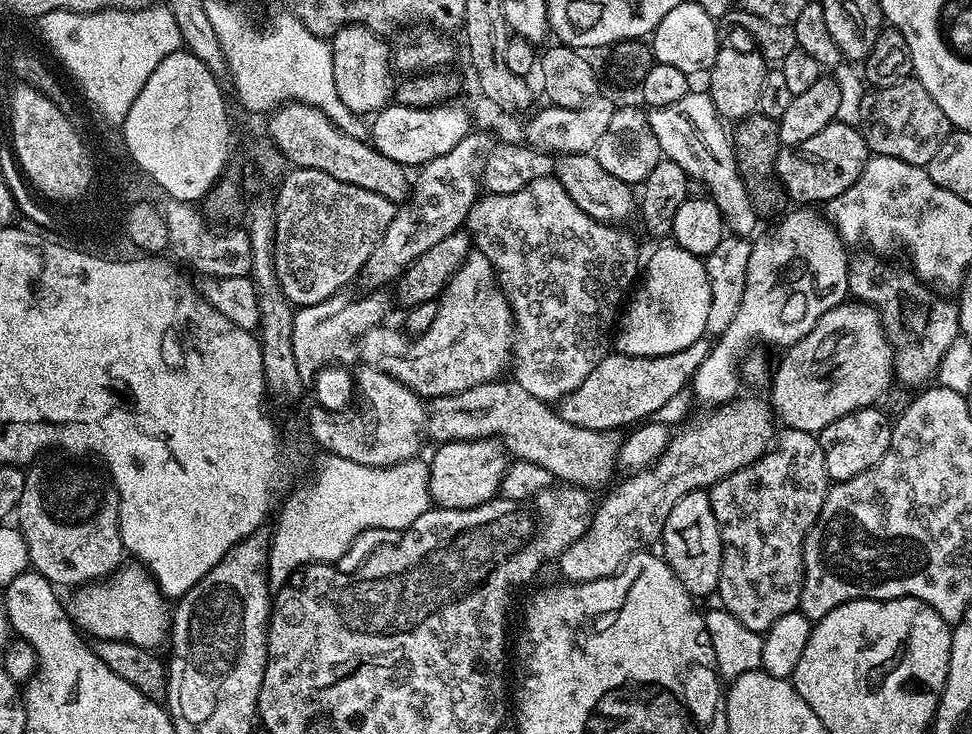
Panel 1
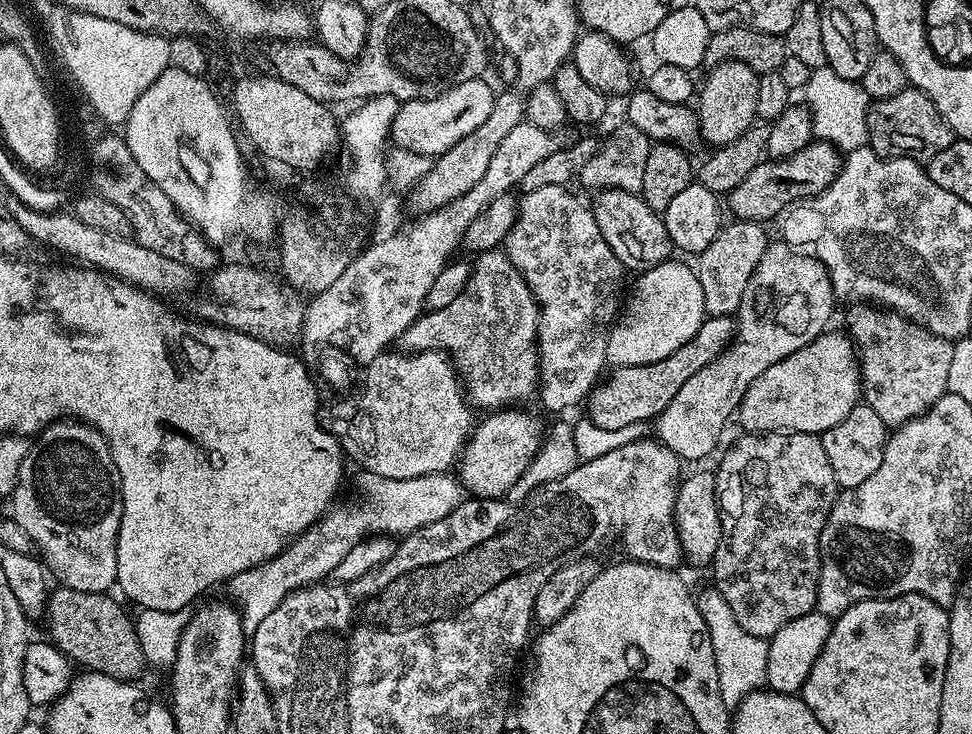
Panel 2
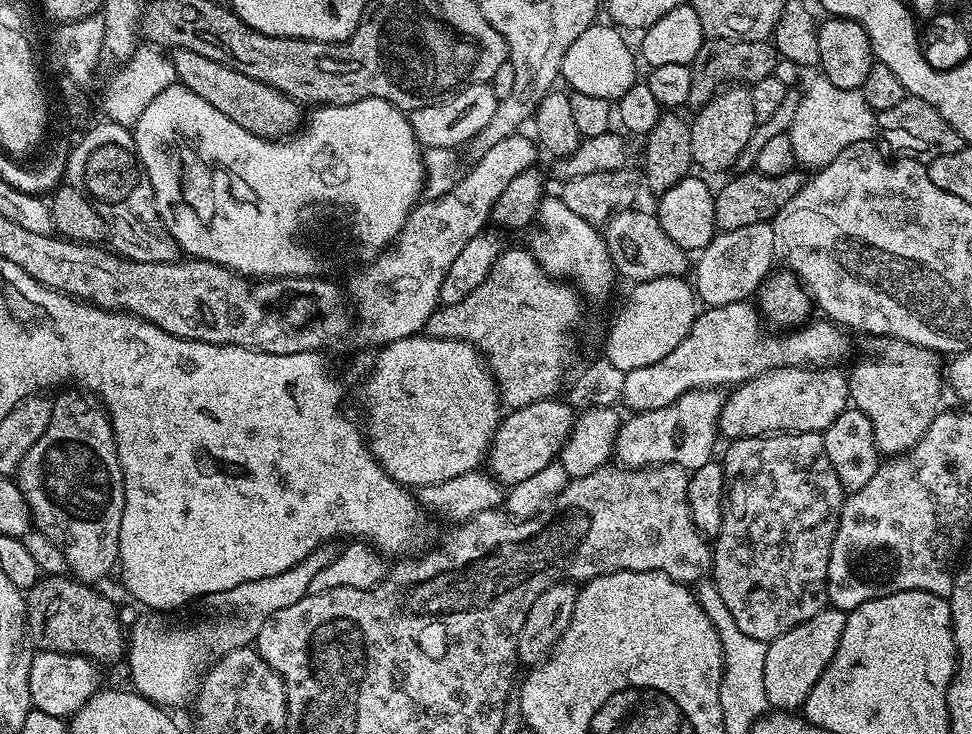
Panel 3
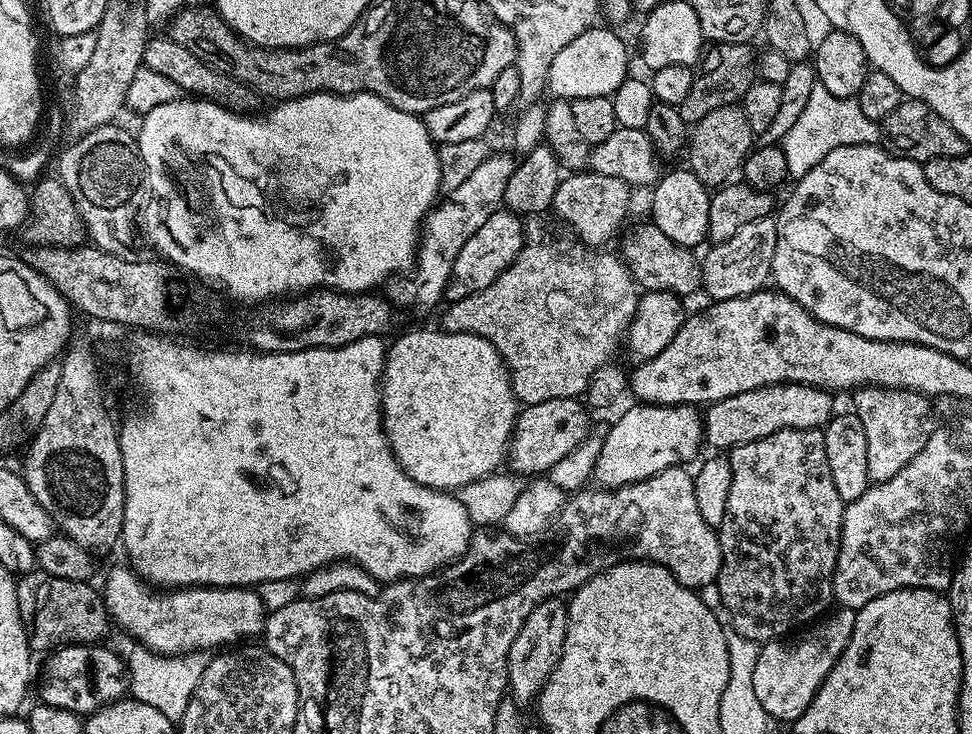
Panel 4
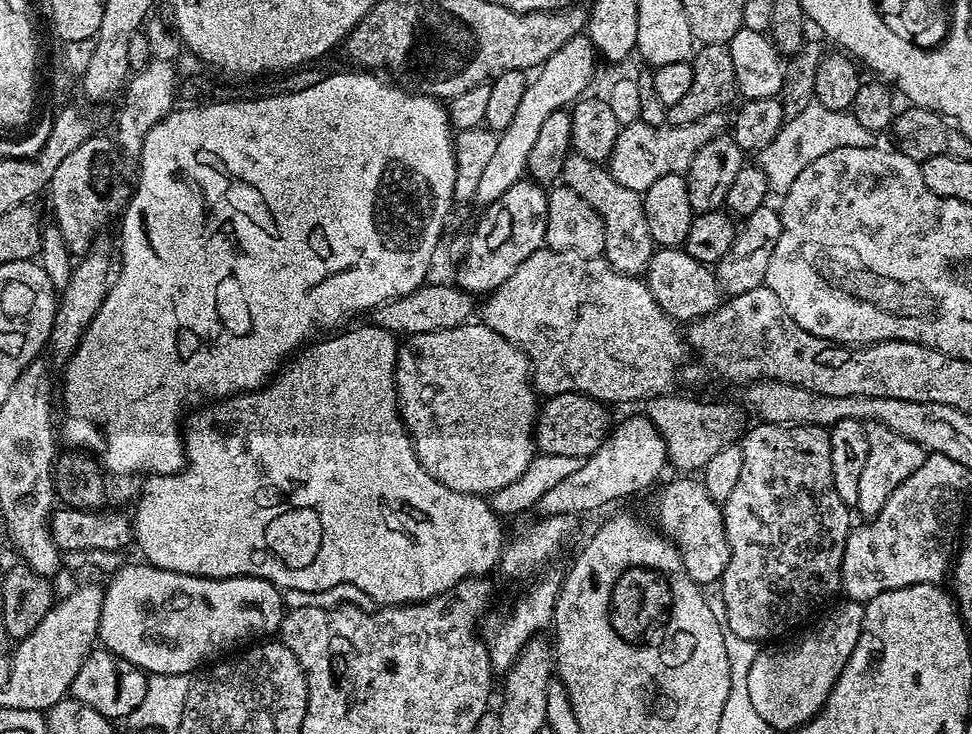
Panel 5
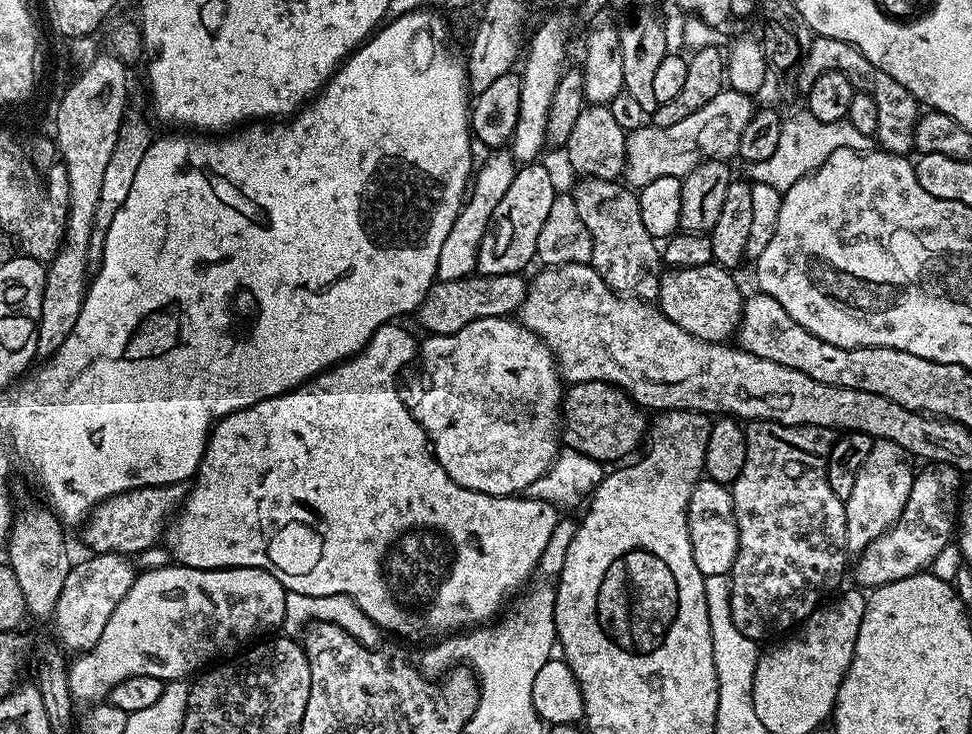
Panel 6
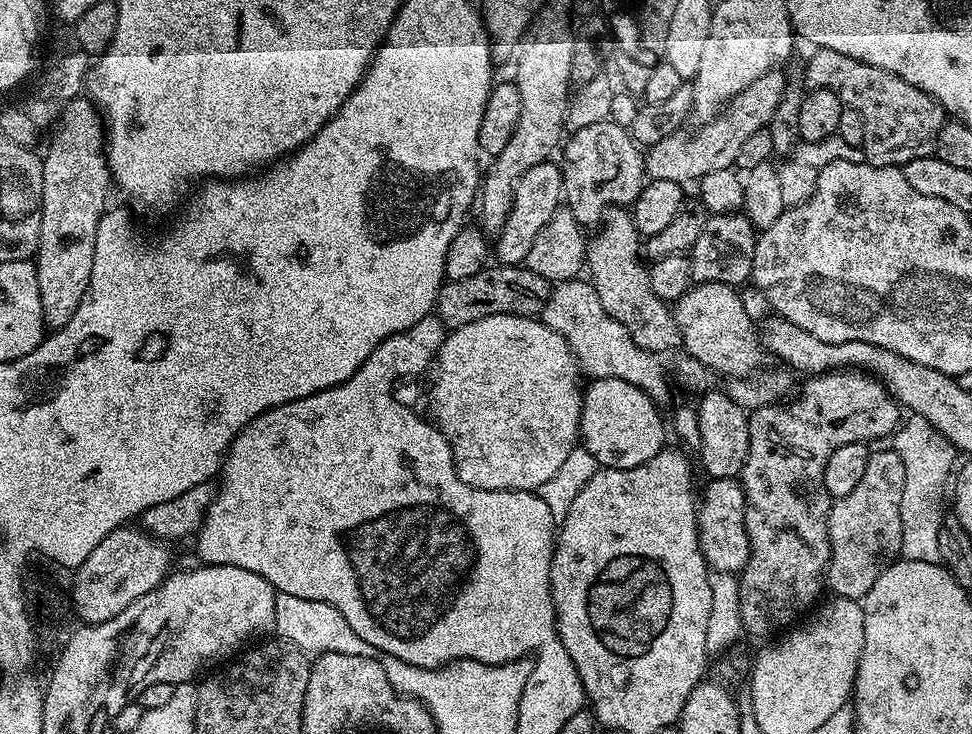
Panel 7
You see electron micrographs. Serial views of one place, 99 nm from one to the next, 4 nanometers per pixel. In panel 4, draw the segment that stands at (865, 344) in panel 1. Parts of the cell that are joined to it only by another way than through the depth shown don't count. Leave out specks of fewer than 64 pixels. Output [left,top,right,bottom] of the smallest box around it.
[702,384,834,450]

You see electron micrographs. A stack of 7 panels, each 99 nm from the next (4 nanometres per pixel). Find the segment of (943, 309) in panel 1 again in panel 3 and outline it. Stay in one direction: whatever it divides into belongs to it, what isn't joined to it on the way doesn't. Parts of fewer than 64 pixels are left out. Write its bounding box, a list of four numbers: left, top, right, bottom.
[847,335,946,454]

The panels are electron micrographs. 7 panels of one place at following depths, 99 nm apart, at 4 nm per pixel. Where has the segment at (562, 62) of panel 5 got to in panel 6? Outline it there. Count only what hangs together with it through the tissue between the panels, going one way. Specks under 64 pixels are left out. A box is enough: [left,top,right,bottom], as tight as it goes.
[437,150,517,278]

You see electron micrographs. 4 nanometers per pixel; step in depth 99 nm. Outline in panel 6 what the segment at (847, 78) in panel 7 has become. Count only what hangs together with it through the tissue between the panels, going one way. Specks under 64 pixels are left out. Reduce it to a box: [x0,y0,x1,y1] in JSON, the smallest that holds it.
[796,35,922,156]

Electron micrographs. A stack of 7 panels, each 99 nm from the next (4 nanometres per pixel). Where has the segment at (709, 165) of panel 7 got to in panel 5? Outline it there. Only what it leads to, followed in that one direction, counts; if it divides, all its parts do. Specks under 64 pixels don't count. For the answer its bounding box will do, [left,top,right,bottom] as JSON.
[606,111,726,194]

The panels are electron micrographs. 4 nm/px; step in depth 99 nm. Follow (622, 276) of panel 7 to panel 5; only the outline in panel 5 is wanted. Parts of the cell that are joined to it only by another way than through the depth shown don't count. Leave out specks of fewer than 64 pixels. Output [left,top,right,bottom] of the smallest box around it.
[559,150,654,277]

